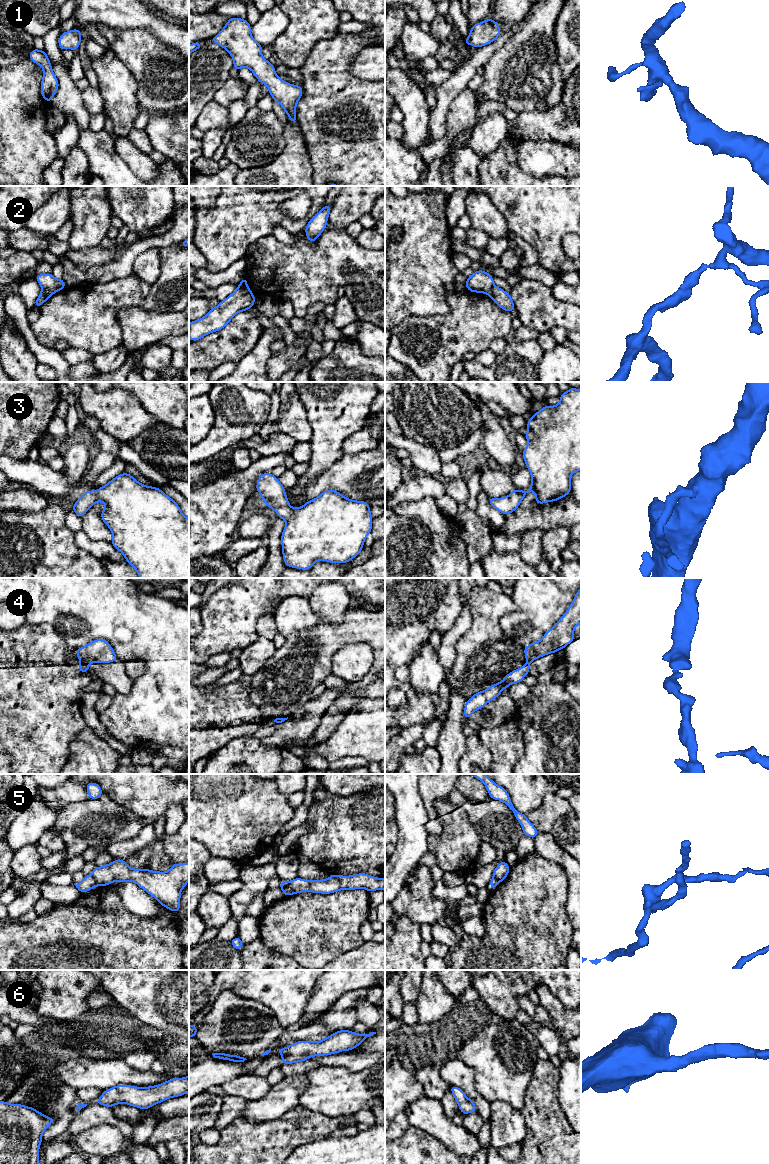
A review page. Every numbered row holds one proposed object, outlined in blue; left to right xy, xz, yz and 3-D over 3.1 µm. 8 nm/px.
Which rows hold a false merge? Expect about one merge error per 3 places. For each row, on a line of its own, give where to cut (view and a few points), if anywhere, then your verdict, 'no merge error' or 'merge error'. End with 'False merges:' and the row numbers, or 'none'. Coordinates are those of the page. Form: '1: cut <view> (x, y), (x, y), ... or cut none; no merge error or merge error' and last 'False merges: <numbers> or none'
1: cut none; no merge error
2: cut xy (42, 288), (53, 293); merge error
3: cut none; no merge error
4: cut xy (80, 662), (87, 664); merge error
5: cut xz (290, 881), (282, 890); merge error
6: cut none; no merge error
False merges: 2, 4, 5

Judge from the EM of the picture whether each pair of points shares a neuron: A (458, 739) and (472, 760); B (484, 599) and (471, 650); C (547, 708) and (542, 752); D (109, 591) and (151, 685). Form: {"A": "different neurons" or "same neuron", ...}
{"A": "different neurons", "B": "same neuron", "C": "same neuron", "D": "same neuron"}

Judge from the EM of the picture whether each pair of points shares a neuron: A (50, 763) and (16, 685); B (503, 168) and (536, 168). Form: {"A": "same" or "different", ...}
{"A": "same", "B": "different"}

